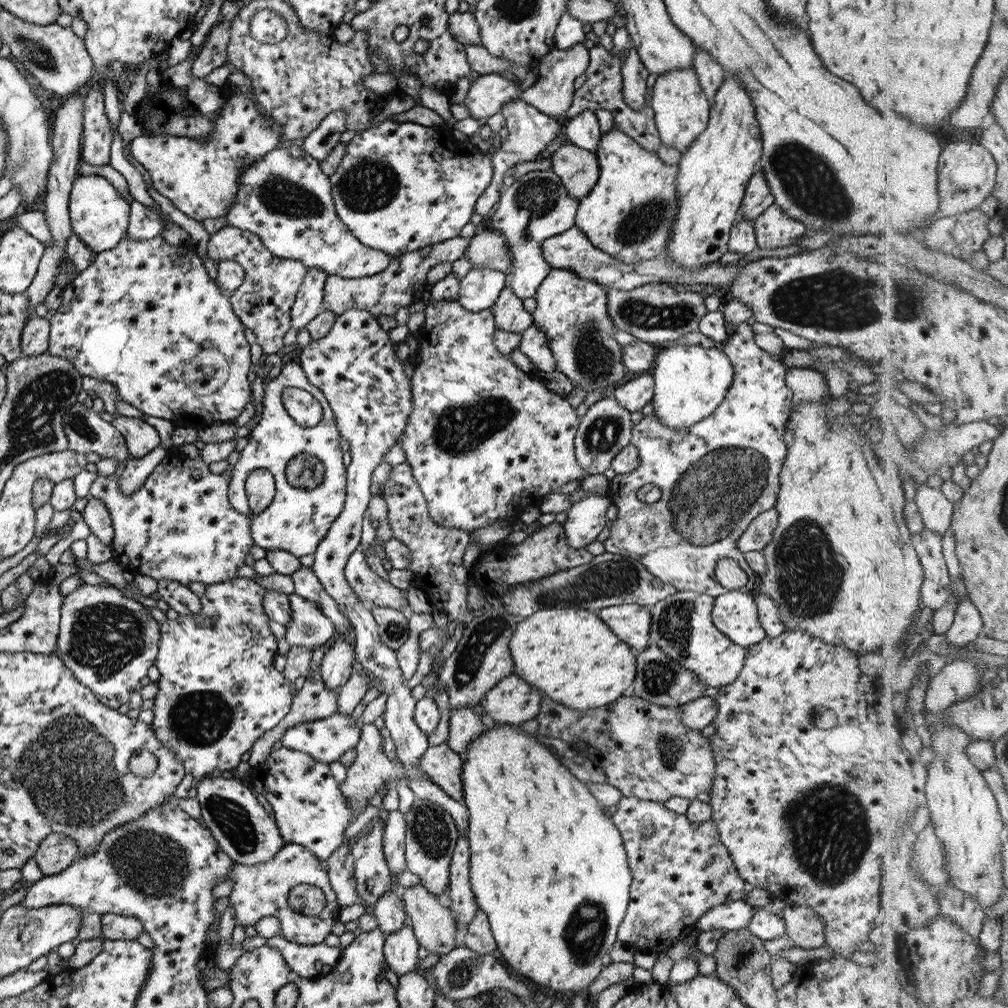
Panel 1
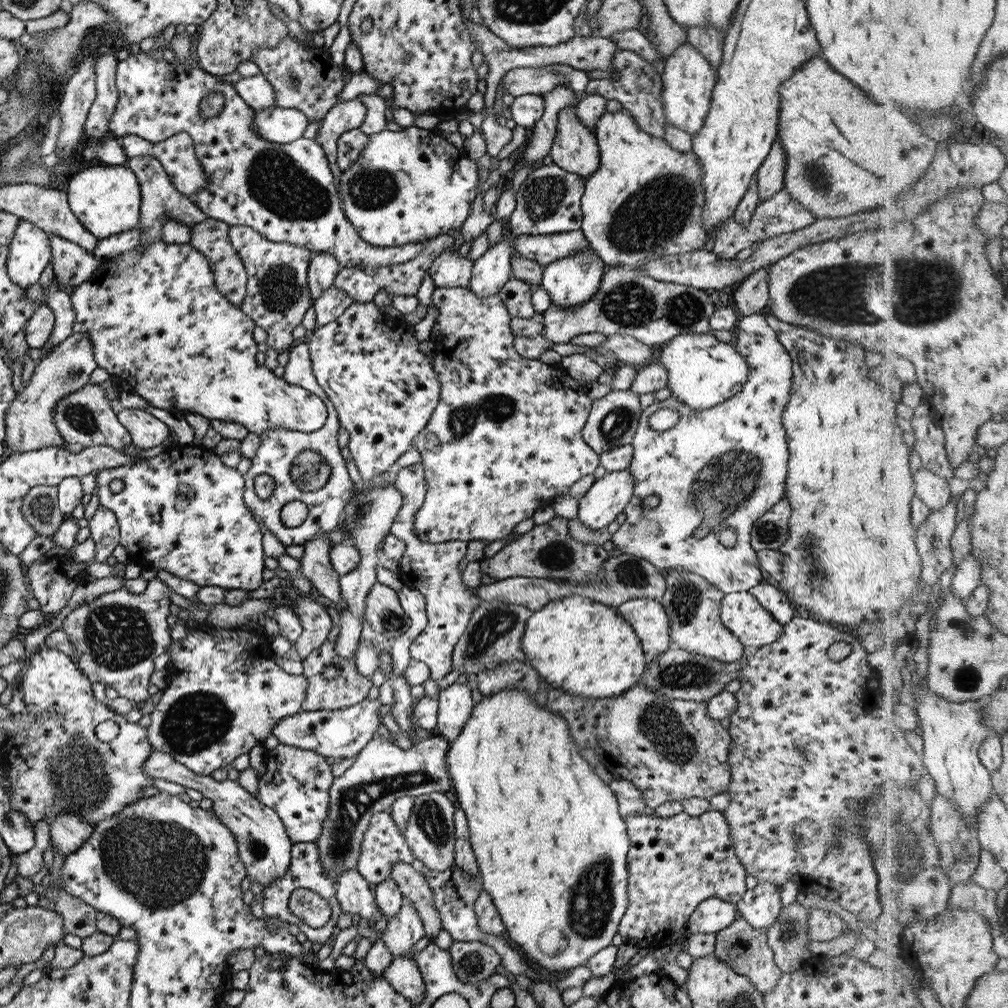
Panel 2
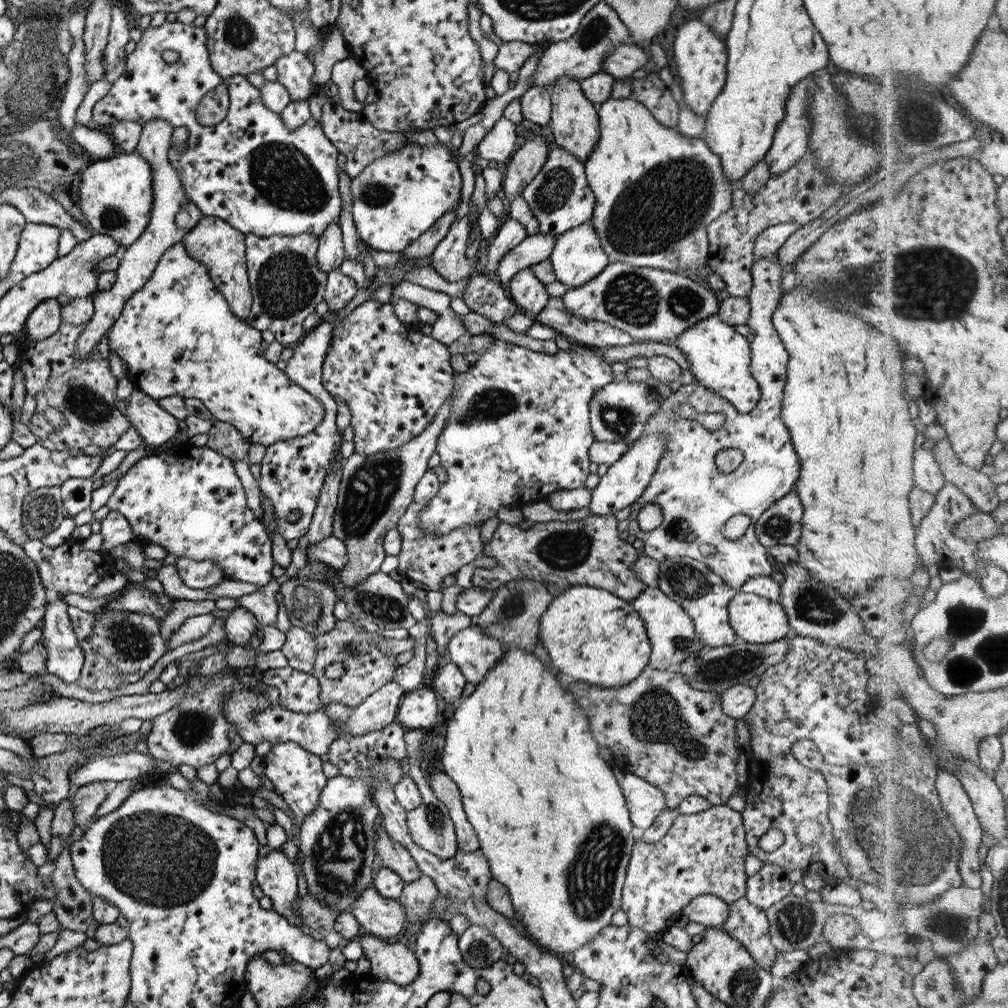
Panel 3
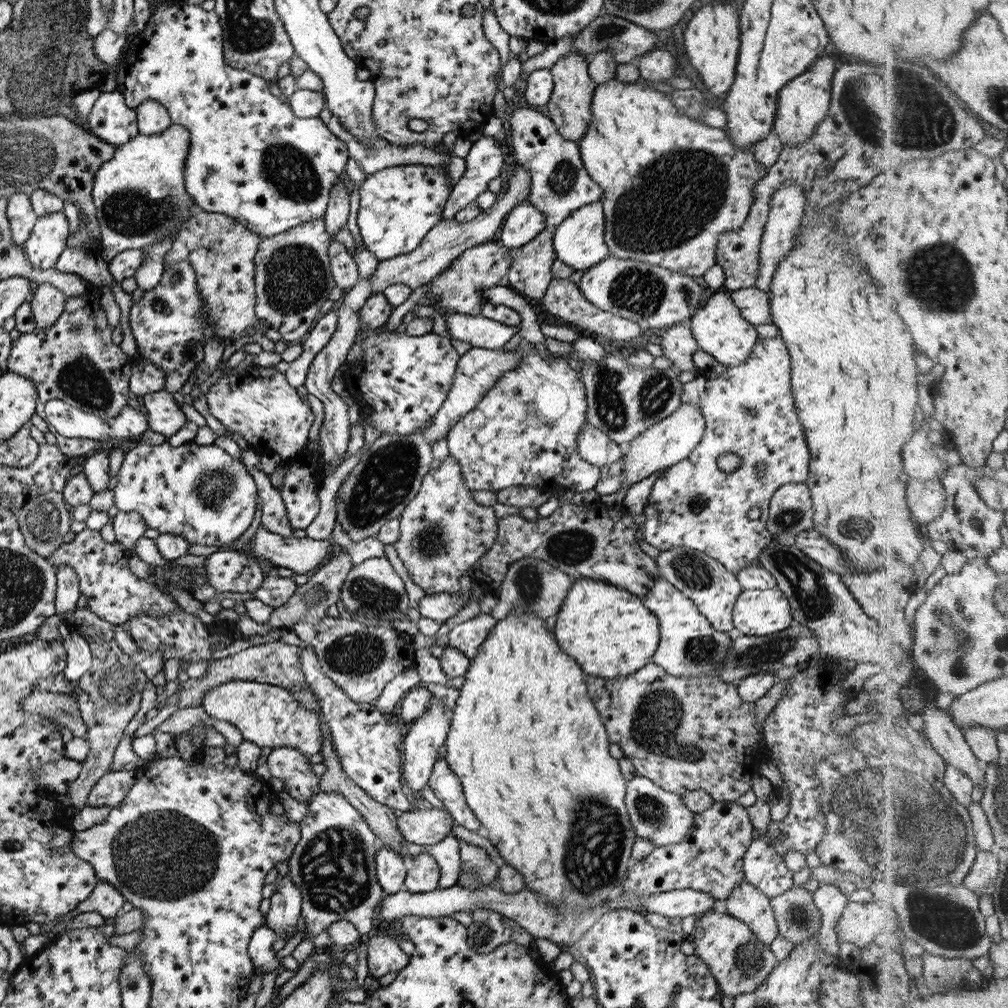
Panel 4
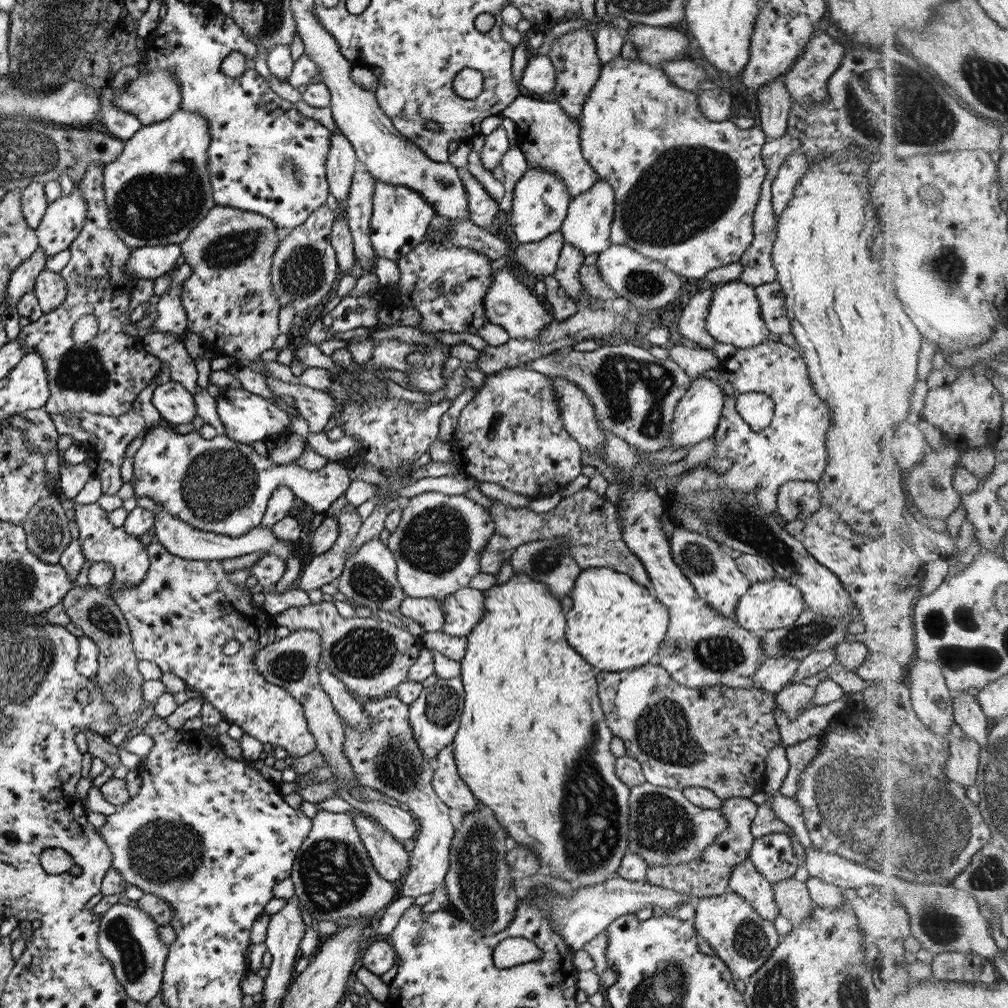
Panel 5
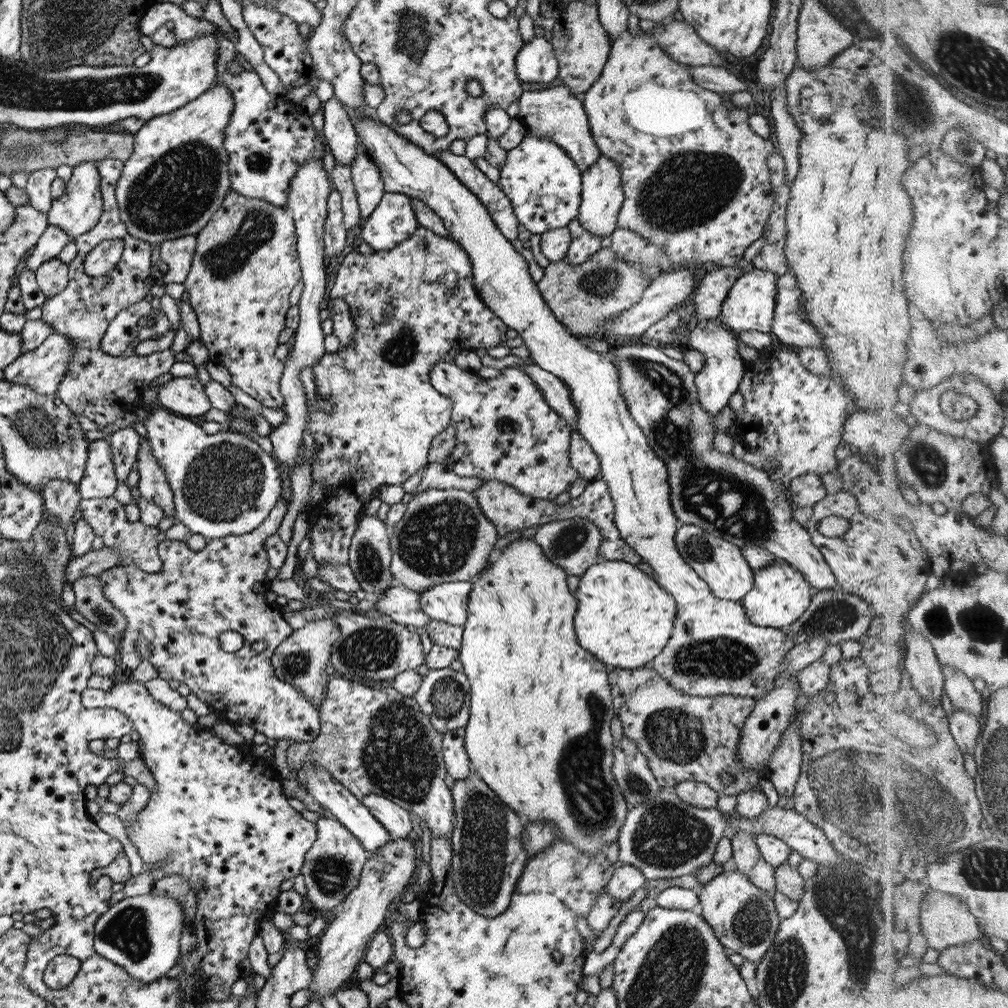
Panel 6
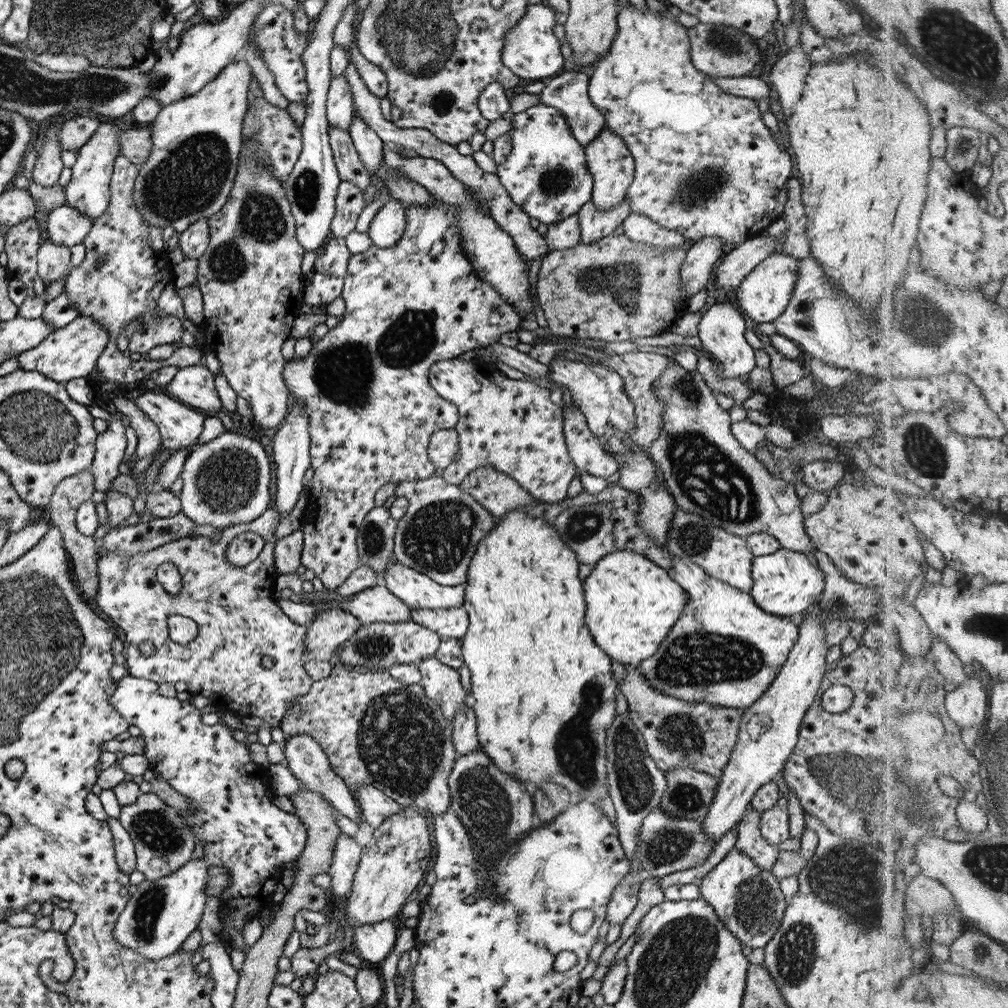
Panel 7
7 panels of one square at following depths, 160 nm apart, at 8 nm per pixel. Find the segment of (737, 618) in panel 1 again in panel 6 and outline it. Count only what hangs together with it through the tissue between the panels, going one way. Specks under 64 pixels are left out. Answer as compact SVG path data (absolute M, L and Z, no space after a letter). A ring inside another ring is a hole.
M775 559L766 567L753 572L753 584L740 603L746 617L755 626L784 629L797 620L809 606L813 592L802 572L782 560Z

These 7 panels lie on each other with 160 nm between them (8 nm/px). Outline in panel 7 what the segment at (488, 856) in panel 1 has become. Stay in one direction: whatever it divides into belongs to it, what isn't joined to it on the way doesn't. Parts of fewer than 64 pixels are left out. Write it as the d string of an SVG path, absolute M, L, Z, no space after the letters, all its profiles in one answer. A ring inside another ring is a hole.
M518 508L509 509L499 520L495 520L489 532L477 543L475 552L466 568L466 579L463 583L464 593L462 607L468 614L468 628L461 640L461 658L470 675L470 694L474 700L473 712L477 719L478 746L484 750L489 760L495 764L497 770L514 776L520 780L528 790L551 790L553 786L561 786L570 794L571 802L587 800L592 805L599 804L599 798L608 788L605 767L605 731L613 720L615 713L615 688L611 672L611 662L599 646L591 640L584 618L586 602L583 594L582 582L577 577L579 566L575 553L561 540L555 527L546 522L543 517L528 517L527 511Z

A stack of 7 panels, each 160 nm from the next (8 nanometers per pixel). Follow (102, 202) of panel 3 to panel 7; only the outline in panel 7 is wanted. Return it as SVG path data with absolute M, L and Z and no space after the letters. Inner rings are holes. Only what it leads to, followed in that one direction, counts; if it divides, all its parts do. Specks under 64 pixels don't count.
M245 59L228 62L213 80L207 81L195 94L162 106L151 122L151 151L147 161L139 167L137 179L133 181L133 206L147 226L165 228L171 226L181 233L199 218L208 218L218 212L227 201L234 184L239 142L242 140L242 122L247 110L247 91L253 71Z

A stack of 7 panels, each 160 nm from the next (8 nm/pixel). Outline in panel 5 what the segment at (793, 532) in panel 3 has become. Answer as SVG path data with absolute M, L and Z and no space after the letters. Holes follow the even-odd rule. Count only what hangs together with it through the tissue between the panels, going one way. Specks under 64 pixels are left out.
M790 480L778 488L775 514L784 525L791 520L805 520L819 505L820 494L814 482Z

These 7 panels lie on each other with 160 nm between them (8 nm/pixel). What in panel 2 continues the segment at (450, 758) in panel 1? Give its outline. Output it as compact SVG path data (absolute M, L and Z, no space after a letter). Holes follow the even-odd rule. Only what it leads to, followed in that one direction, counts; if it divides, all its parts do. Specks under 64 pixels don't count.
M375 733L355 755L355 763L339 778L333 778L328 786L327 814L314 843L319 862L334 884L340 874L356 869L364 832L375 813L387 810L400 796L414 798L430 792L451 795L451 782L445 763L447 749L447 740L435 734L403 750Z

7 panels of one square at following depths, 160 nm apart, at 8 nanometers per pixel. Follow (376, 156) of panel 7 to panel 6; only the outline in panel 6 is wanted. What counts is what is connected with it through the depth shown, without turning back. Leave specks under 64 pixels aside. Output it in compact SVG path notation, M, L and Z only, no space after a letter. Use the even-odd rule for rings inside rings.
M359 145L349 168L353 190L355 190L355 196L357 196L361 224L369 217L383 195L381 176L369 160L369 156L363 153L365 153L365 150Z

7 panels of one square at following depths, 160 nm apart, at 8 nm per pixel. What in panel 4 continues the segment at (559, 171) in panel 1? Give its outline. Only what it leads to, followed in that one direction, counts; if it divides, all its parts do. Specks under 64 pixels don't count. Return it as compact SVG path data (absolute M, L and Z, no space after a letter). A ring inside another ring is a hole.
M568 52L557 59L550 67L550 75L553 81L552 93L549 100L543 106L543 112L552 120L557 132L564 138L578 143L592 117L589 105L596 84L589 76L588 62L581 53Z

